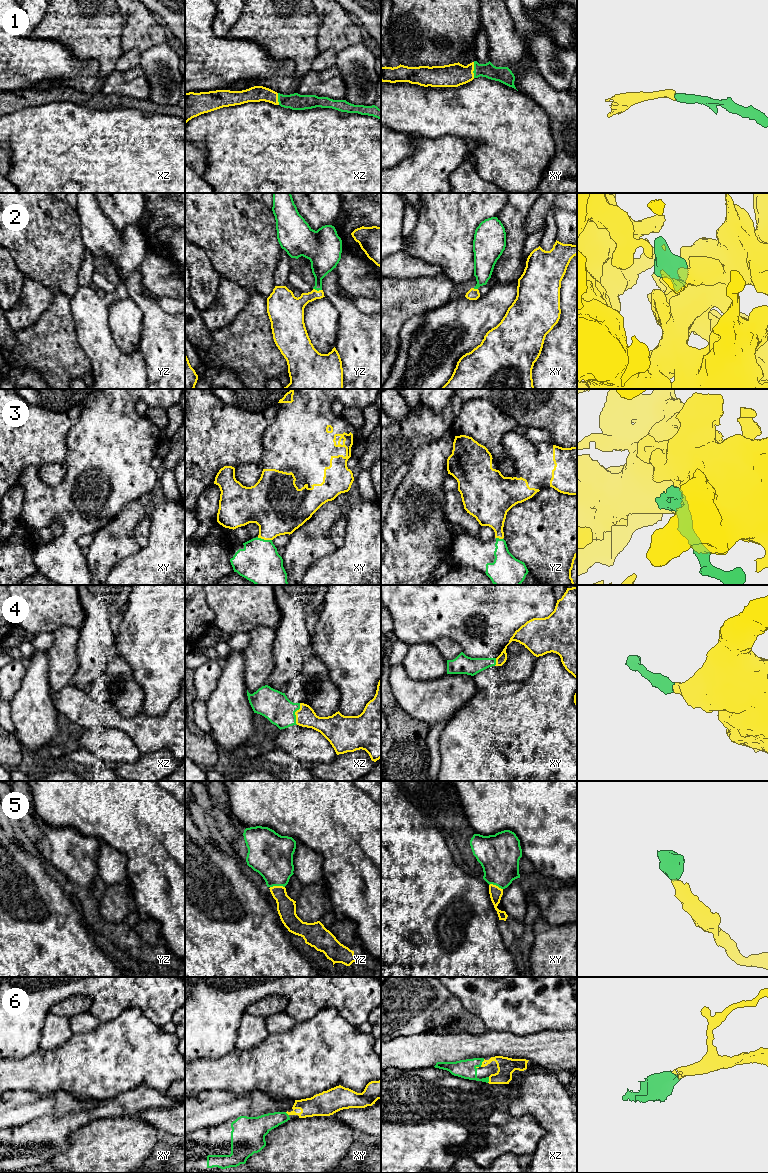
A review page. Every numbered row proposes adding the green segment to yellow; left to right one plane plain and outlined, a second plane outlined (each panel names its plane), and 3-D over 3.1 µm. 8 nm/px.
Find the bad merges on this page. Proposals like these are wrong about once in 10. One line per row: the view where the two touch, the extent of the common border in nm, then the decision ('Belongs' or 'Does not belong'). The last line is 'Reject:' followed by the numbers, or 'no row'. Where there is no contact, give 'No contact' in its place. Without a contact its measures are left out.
1: Touches yellow in xy. Shared border 130 nm. Belongs
2: Touches yellow in yz. Shared border 70 nm. Belongs
3: Touches yellow in xy. Shared border 120 nm. Belongs
4: Touches yellow in xz. Shared border 180 nm. Belongs
5: Touches yellow in yz. Shared border 120 nm. Belongs
6: Touches yellow in xz. Shared border 70 nm. Belongs
Reject: no row

